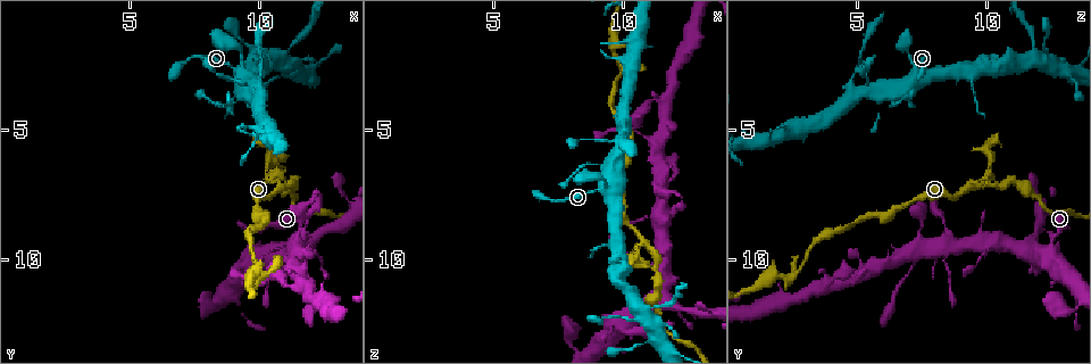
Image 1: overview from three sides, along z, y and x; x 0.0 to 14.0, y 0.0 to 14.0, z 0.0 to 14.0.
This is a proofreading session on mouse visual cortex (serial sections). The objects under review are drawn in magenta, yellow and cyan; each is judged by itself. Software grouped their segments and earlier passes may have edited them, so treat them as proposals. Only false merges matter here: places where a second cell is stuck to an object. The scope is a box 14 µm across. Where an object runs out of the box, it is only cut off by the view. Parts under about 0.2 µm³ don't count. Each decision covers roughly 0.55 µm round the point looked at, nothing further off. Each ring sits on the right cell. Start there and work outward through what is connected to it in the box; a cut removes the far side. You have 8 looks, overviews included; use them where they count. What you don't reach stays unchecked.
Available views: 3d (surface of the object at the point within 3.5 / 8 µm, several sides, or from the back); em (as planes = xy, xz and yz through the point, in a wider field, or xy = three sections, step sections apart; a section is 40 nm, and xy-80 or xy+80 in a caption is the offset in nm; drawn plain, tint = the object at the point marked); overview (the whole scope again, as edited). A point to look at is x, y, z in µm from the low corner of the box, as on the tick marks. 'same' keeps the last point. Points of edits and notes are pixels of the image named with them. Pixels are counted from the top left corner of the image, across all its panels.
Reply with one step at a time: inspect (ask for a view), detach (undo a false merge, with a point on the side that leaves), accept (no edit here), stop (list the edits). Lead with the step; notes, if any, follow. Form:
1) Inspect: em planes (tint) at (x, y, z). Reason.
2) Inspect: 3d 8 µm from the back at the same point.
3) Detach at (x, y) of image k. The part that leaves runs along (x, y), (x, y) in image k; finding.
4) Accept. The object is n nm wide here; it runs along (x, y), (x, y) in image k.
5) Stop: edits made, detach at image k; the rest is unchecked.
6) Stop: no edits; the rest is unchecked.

Inspect: 3d 3.5 µm from the back at (10.0, 3.6, 5.1). Sharp bend.

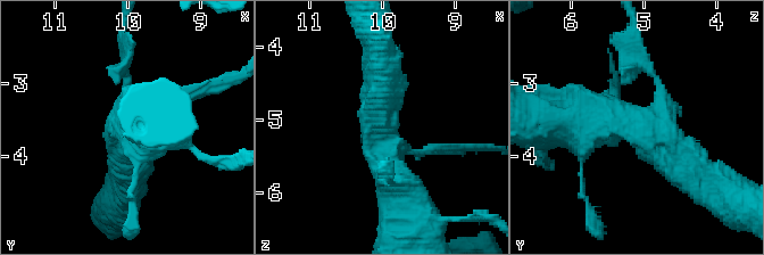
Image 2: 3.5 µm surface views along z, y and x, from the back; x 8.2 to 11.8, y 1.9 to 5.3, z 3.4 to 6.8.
Inspect: em xy step 3 (plain) at (10.05, 3.65, 5.00).

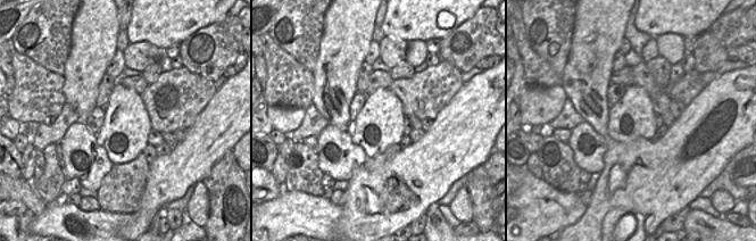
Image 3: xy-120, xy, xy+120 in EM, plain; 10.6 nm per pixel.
Inspect: em xy step 3 (tint) at the same point. Where the object lies.

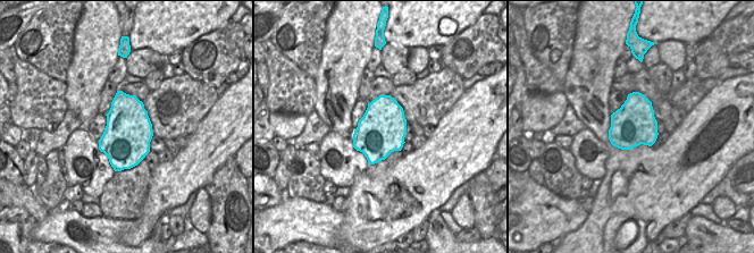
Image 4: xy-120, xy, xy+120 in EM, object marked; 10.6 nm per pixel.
Accept. It runs along (572, 118), (633, 122), (697, 178) in image 2; one cell here.

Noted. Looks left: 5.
Inspect: 3d 3.5 µm at (10.9, 2.1, 11.9). Three arms meet.

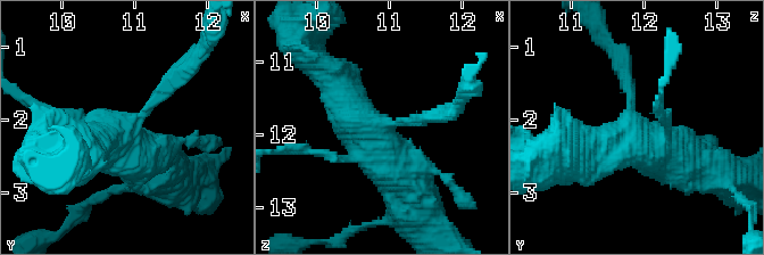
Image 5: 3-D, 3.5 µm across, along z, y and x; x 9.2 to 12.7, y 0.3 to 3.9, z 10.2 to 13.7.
Inspect: em xy step 2 (tint) at (10.85, 2.05, 11.90). Now the EM.

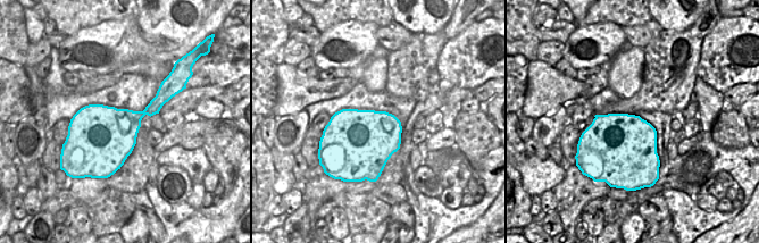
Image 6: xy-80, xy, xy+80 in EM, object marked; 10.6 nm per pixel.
Inspect: em xy step 1 (tint) at the same point. Another direction.

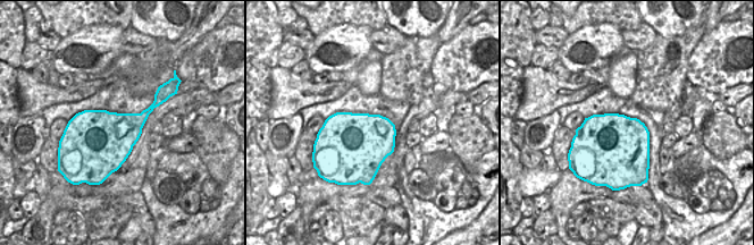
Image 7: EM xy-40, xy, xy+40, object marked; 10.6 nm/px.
Accept. One cell here.

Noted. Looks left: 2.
Inspect: 3d 8 µm at (11.2, 7.1, 10.3).

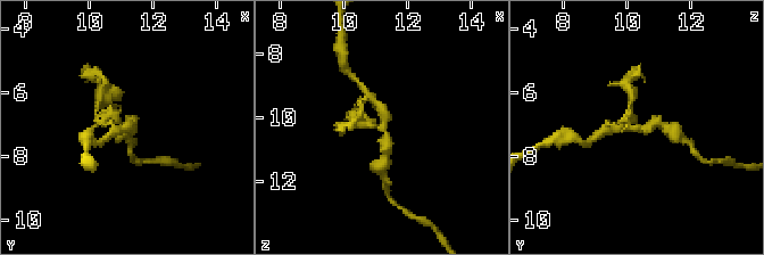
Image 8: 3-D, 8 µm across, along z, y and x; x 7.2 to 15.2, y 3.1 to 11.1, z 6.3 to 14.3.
Inspect: em xy step 2 (tint) at (11.2, 7.1, 10.2). Shape alone is not enough.

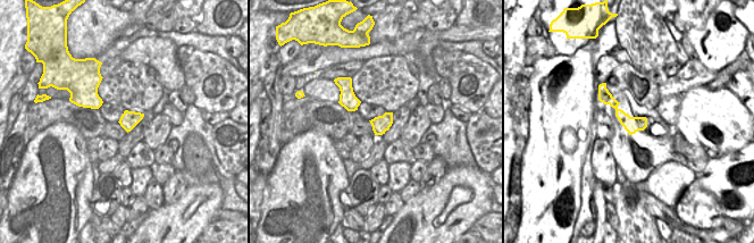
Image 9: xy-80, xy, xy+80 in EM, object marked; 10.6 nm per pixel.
Accept. It runs along (602, 86), (630, 124), (644, 124) in image 9; all the same cell.

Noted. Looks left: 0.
Stop: no edits; the rest is unchecked.

